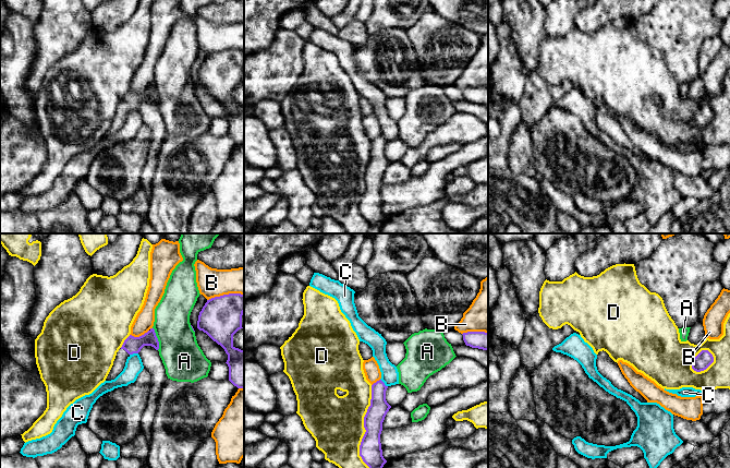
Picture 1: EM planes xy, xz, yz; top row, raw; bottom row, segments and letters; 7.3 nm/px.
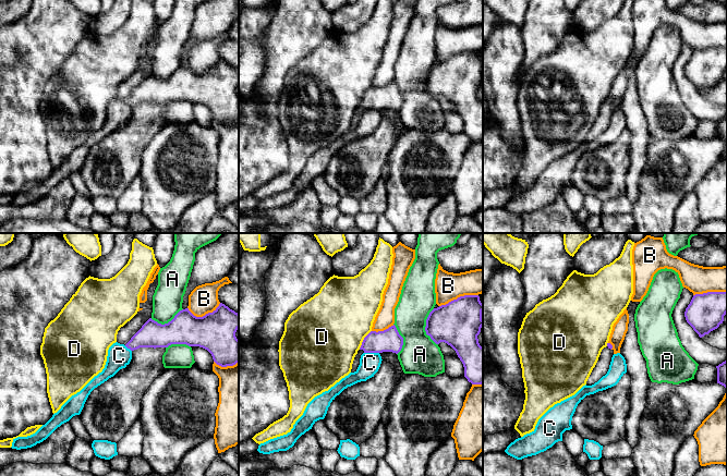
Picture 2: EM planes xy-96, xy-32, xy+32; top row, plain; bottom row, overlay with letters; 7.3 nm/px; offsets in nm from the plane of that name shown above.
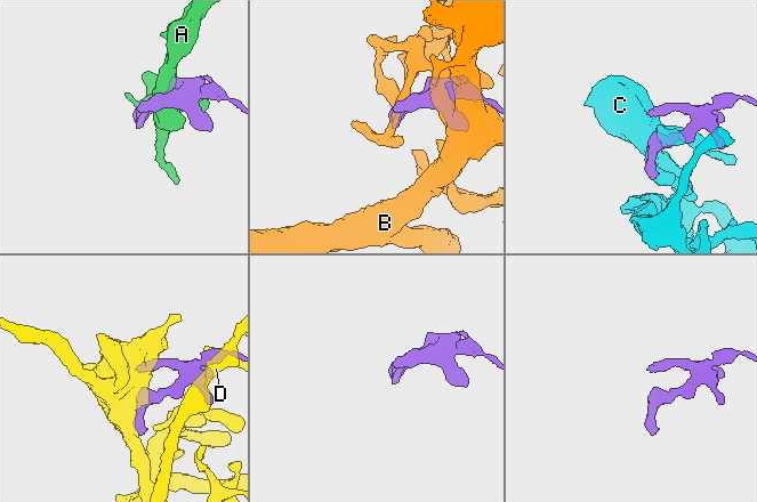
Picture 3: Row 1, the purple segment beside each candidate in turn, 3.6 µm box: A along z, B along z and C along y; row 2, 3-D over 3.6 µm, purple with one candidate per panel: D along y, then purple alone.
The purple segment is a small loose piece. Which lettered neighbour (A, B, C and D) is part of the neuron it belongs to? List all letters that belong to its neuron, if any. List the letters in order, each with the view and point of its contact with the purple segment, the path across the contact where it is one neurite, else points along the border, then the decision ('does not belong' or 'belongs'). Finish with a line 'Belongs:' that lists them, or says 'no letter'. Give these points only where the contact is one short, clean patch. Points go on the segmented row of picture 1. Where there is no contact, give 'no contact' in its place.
A: meets purple in xy at (157, 338); does not belong
B: meets purple in xy at (224, 295); does not belong
C: meets purple in xy at (133, 352); does not belong
D: meets purple in xz at (364, 427); does not belong
Belongs: no letter

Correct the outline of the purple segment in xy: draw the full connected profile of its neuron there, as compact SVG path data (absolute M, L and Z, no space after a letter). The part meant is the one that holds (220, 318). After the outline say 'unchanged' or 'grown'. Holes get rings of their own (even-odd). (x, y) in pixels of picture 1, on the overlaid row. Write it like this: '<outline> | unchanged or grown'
M229 293L215 297L205 303L198 315L197 328L206 333L214 341L220 345L228 355L229 381L238 388L244 388L244 350L233 346L233 335L242 327L244 313L244 295Z | unchanged

